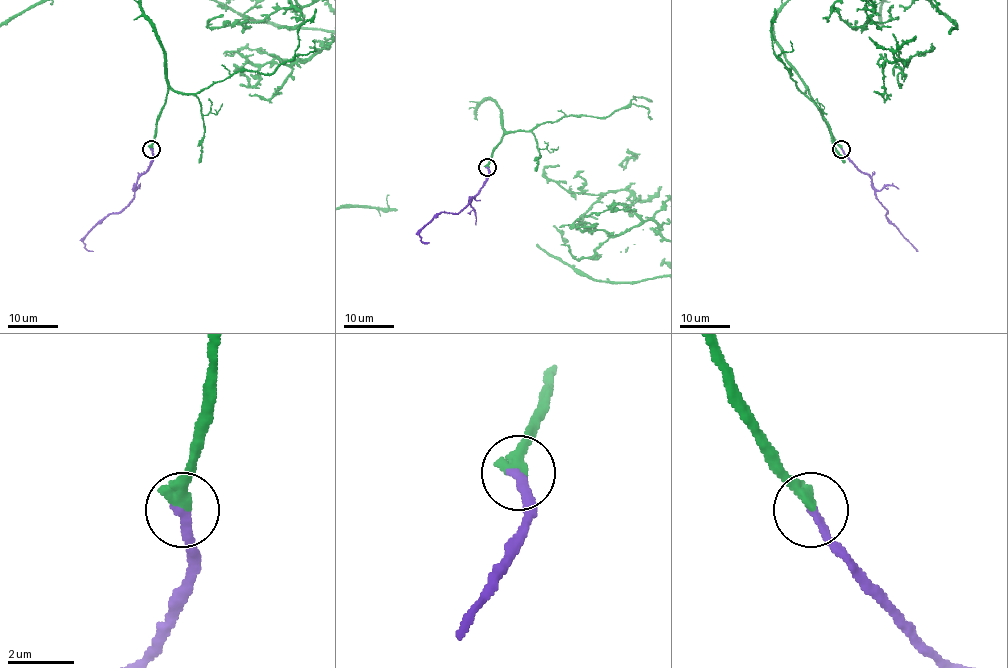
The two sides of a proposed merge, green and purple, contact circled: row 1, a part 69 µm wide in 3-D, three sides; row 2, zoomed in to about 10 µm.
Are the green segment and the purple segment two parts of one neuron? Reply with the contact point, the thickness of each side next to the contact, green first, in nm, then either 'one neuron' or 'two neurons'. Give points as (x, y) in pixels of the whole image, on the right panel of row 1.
place (841, 149); calibres 460 and 300 nm; one neuron

